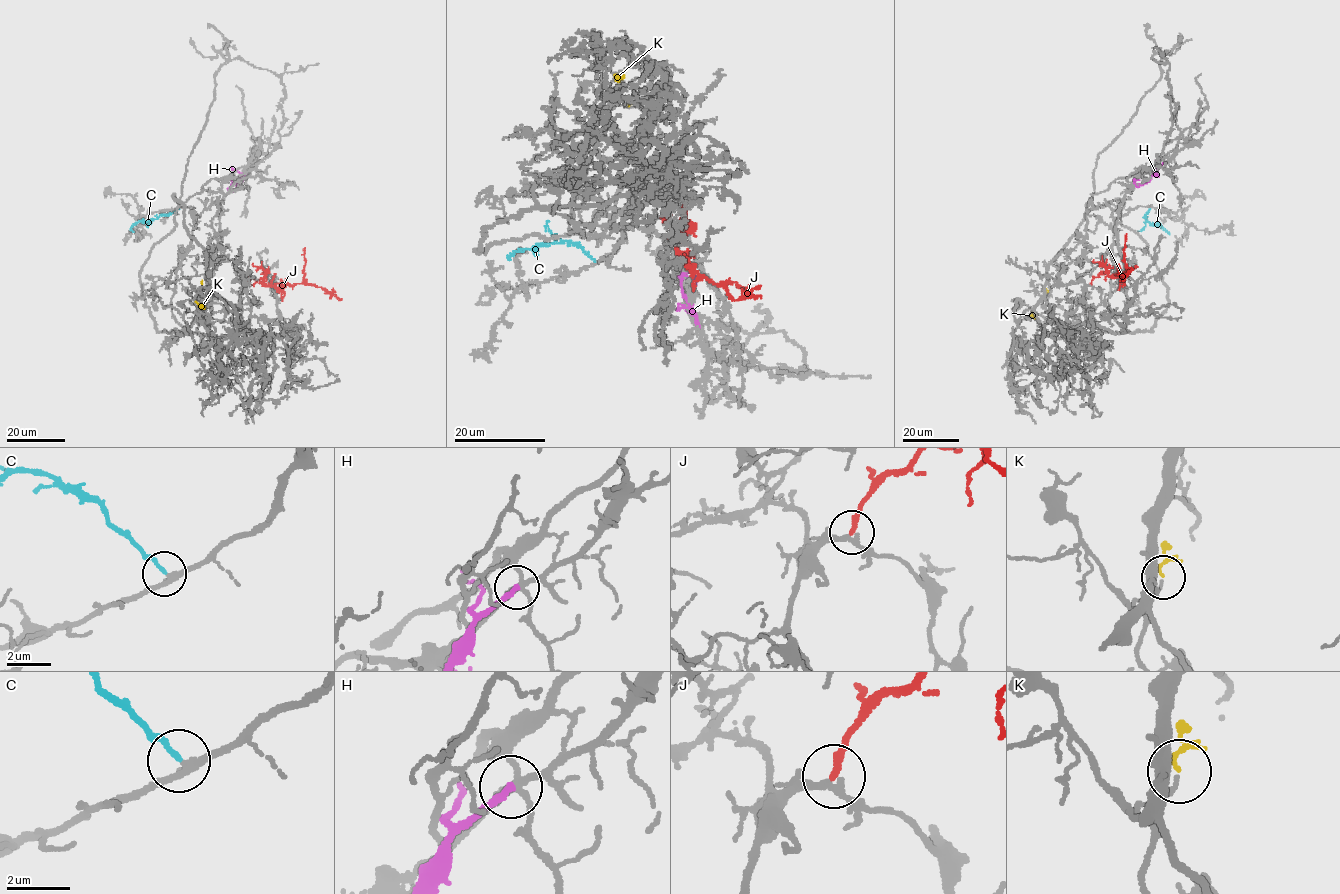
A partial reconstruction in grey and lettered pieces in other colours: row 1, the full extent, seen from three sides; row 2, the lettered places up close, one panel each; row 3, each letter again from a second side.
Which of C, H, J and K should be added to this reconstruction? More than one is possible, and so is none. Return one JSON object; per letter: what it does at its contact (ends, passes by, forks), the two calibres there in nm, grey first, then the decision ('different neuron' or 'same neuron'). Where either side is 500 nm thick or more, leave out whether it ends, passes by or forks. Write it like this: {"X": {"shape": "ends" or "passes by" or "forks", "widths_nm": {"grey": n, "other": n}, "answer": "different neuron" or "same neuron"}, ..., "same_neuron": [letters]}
{"C": {"shape": "ends", "widths_nm": {"grey": 200, "other": 160}, "answer": "same neuron"}, "H": {"shape": "ends", "widths_nm": {"grey": 240, "other": 200}, "answer": "different neuron"}, "J": {"shape": "ends", "widths_nm": {"grey": 240, "other": 240}, "answer": "same neuron"}, "K": {"shape": "passes by", "widths_nm": {"grey": 130, "other": 90}, "answer": "different neuron"}, "same_neuron": ["C", "J"]}

